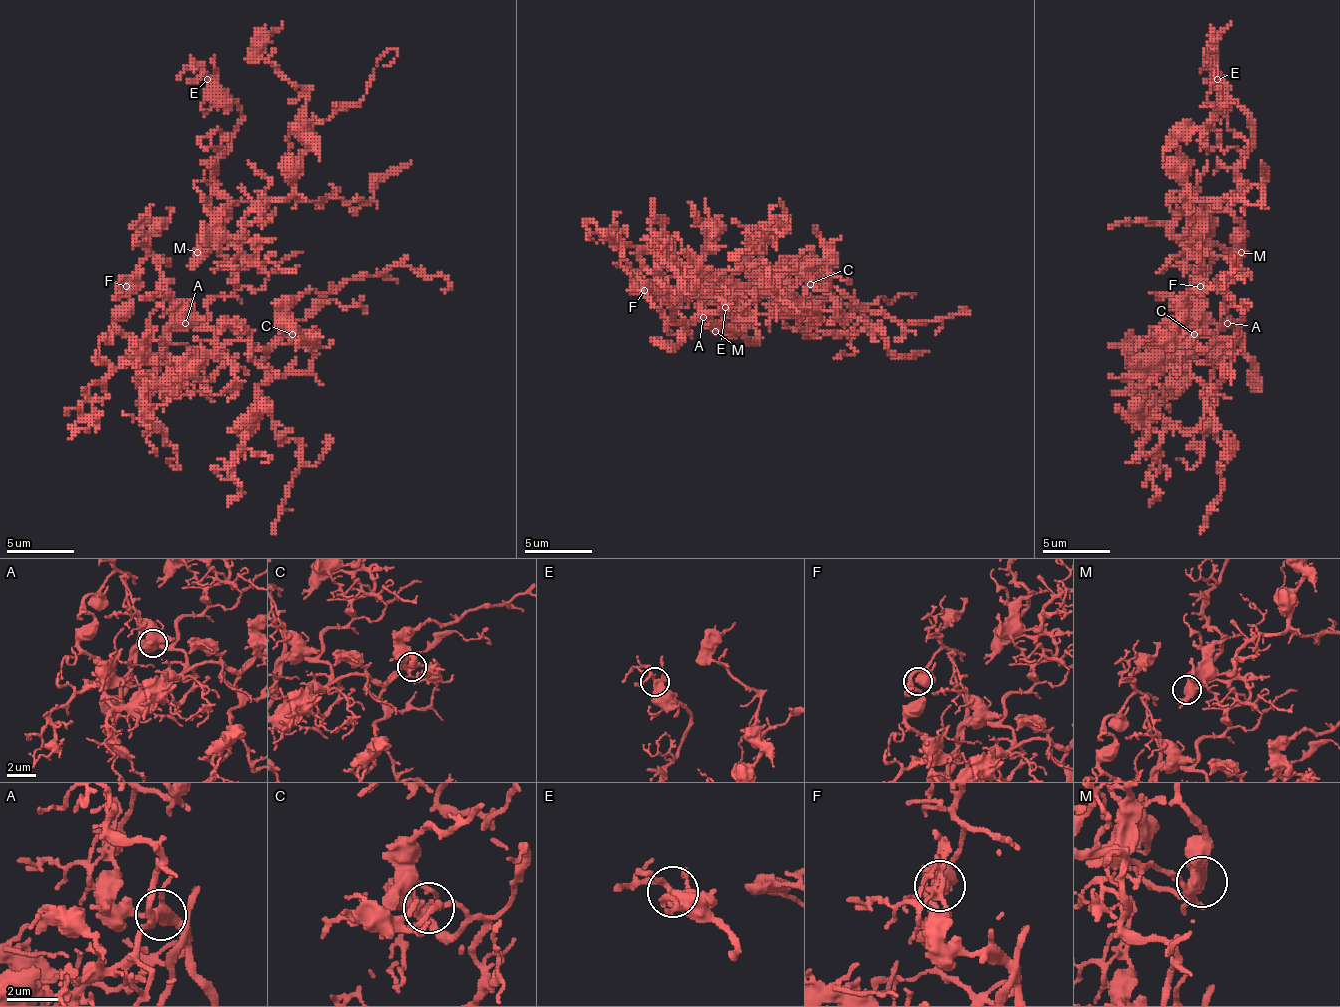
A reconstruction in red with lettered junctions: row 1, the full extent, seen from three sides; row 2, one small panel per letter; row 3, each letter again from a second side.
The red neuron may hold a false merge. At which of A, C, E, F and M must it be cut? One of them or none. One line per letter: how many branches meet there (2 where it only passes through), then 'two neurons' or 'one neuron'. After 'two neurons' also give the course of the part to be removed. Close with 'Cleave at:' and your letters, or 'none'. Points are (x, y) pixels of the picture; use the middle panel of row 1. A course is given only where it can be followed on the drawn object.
A: 4 branches meet; one neuron
C: 4 branches meet; one neuron
E: 4 branches meet; one neuron
F: 3 branches meet; one neuron
M: 3 branches meet; one neuron
Cleave at: none

